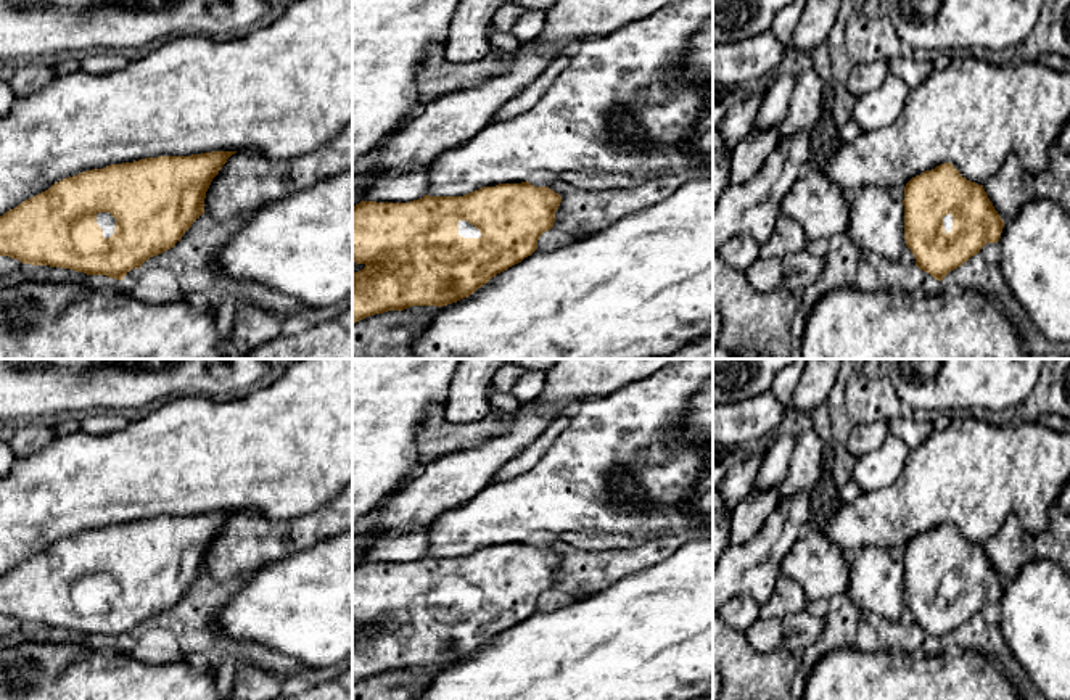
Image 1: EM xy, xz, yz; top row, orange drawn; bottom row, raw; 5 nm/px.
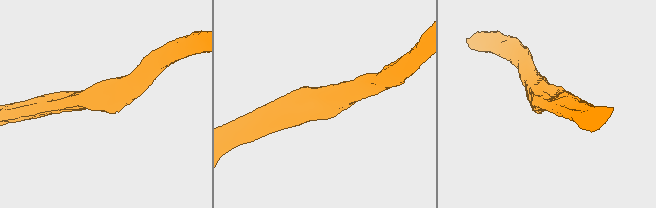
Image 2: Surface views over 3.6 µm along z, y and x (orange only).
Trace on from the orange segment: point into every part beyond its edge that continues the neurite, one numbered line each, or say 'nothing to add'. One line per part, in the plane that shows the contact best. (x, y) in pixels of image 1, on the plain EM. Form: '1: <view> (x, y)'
1: xy (103, 580)

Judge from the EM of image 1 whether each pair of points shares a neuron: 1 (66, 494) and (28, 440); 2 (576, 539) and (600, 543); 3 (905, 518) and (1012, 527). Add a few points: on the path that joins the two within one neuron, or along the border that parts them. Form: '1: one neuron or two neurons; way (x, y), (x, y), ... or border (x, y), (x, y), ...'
1: two neurons; border (57, 436), (34, 452), (18, 459)
2: one neuron; way (583, 541), (594, 543)
3: two neurons; border (1040, 533), (1030, 535), (1009, 518), (983, 546)

